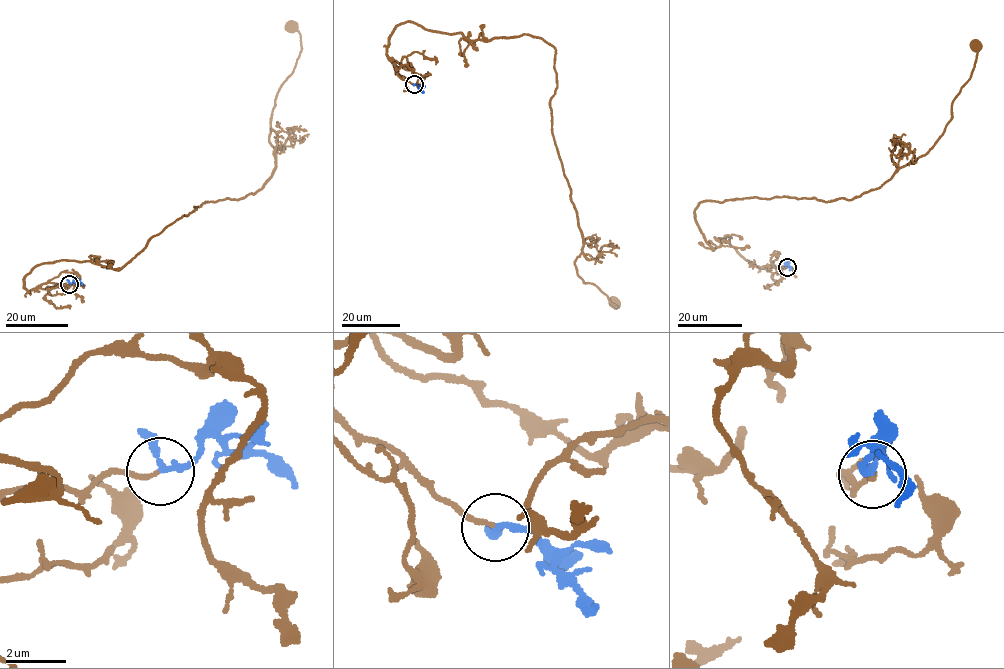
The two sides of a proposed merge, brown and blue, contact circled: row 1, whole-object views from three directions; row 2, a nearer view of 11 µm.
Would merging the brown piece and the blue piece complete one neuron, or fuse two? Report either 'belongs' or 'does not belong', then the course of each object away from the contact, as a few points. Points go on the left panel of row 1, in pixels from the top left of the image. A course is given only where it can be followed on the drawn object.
belongs; course brown (69, 284), (23, 286), (42, 263), (121, 269), (194, 207), (262, 189), (301, 50), (293, 27); course blue (69, 284), (76, 281), (83, 285)

